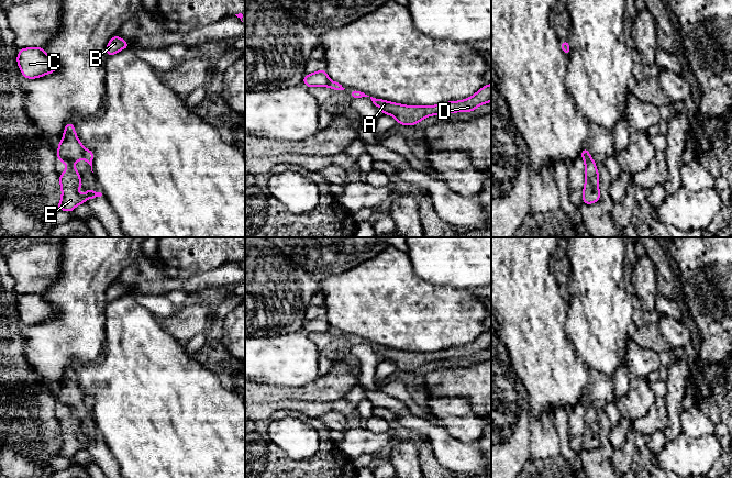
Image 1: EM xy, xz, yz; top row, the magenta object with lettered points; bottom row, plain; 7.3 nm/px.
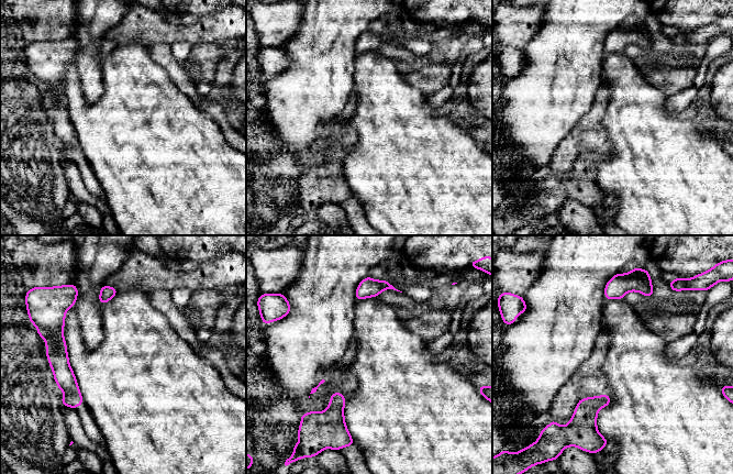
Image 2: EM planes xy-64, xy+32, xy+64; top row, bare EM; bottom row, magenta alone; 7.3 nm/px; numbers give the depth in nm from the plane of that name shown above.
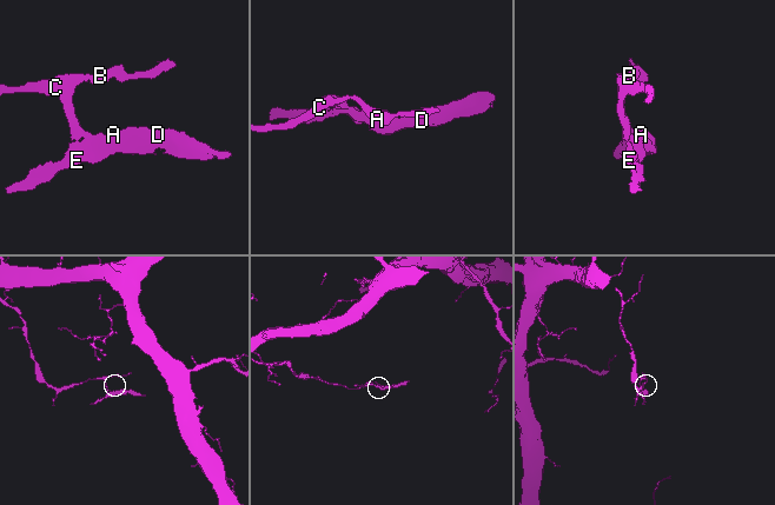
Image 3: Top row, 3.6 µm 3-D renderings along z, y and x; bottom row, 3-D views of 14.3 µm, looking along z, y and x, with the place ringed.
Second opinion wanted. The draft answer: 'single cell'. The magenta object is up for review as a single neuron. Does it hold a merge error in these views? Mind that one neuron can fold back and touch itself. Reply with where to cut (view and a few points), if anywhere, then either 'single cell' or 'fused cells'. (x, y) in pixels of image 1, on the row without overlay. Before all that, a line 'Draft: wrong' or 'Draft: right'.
Draft: wrong
xy (85, 396), (82, 403) | fused cells

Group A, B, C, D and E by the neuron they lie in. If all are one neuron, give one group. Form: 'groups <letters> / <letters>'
groups A D E / B C

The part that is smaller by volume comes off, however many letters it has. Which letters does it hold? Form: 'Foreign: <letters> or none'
Foreign: A, D, E

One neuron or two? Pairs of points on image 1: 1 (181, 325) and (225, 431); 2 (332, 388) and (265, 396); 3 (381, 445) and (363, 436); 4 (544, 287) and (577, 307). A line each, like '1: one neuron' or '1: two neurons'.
1: two neurons
2: one neuron
3: one neuron
4: two neurons

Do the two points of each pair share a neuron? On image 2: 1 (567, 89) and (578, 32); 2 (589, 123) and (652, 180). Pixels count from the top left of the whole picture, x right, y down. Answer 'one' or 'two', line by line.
1: one
2: two

